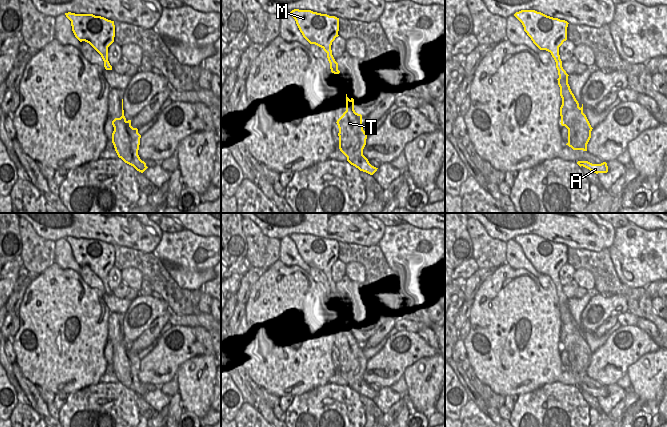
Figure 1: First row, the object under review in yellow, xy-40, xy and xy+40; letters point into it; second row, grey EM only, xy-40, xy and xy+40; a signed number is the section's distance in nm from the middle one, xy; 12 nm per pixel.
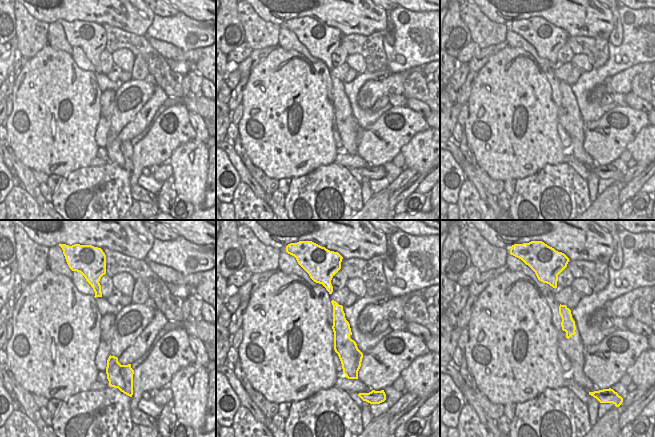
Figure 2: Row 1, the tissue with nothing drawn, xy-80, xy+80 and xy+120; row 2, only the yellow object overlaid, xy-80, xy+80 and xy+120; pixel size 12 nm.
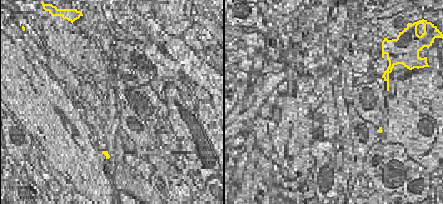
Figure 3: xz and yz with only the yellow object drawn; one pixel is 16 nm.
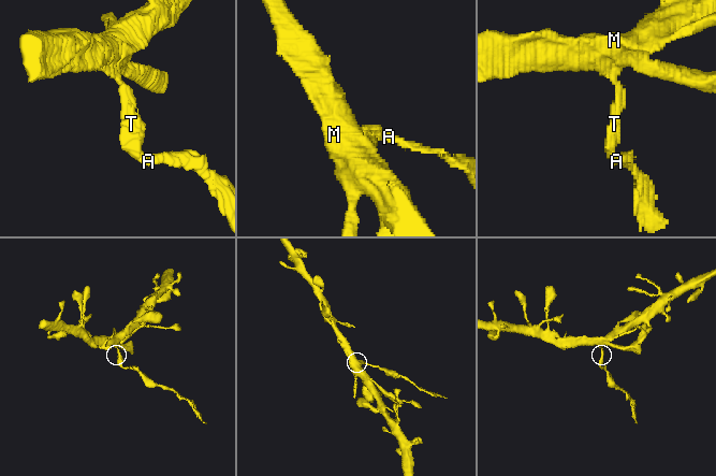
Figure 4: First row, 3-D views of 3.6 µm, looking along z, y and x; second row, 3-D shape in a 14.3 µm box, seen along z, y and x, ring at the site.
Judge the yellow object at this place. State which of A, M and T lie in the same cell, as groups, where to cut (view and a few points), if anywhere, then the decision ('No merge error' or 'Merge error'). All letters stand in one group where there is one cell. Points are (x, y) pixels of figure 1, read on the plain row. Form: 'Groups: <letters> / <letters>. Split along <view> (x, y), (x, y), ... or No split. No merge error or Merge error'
Groups: A T / M. Split along xy+40 (562, 292), (558, 295). Merge error

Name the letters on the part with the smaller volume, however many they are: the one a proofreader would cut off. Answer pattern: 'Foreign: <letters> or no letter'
Foreign: A, T

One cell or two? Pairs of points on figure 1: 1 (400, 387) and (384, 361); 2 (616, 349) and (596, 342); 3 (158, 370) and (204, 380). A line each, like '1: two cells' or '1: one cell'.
1: two cells
2: two cells
3: two cells

